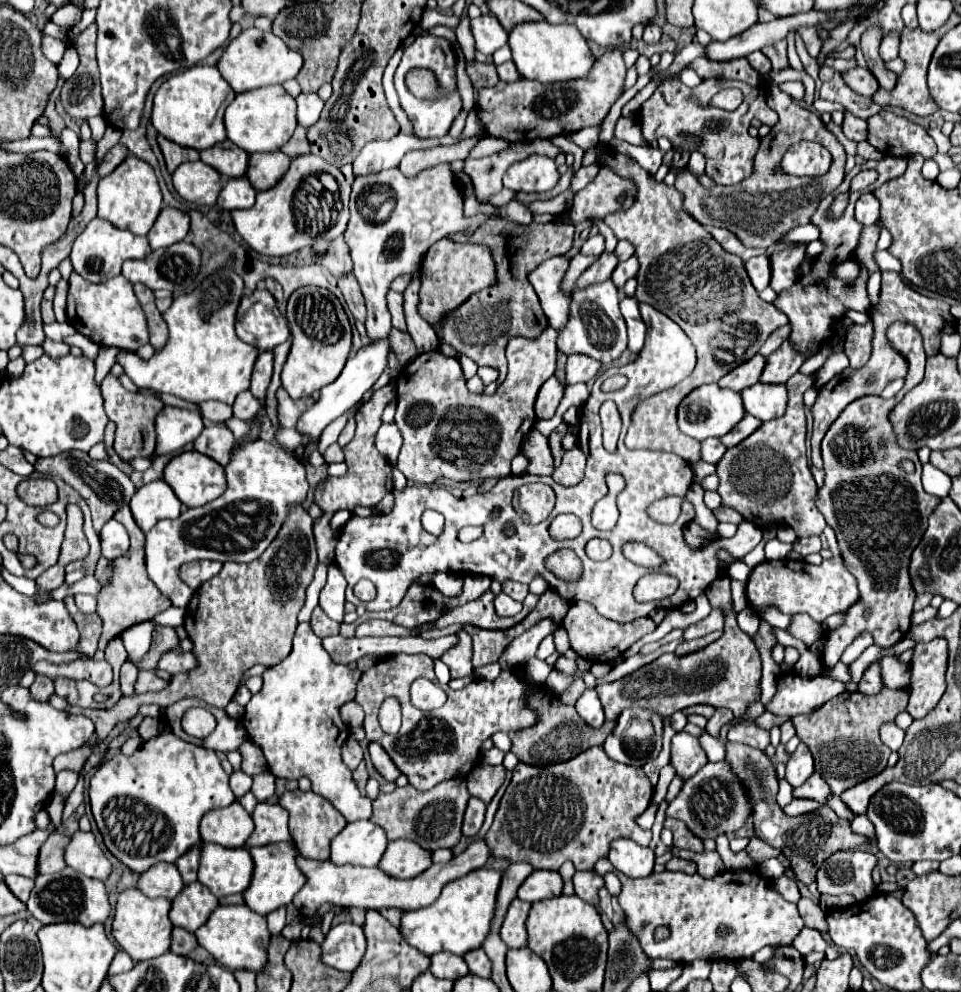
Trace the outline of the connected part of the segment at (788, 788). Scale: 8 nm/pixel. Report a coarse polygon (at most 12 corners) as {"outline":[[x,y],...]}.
{"outline":[[784,779],[779,781],[776,796],[783,809],[793,799],[793,787]]}

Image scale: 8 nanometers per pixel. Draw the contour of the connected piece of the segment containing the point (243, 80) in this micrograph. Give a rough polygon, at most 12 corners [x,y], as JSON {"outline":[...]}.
{"outline":[[251,27],[217,63],[235,93],[293,79],[301,55]]}

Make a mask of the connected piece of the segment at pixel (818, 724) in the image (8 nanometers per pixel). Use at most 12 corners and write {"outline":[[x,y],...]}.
{"outline":[[907,689],[841,693],[797,715],[815,773],[841,795],[887,767],[879,727]]}

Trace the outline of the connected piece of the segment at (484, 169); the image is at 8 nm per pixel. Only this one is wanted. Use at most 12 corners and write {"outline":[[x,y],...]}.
{"outline":[[551,139],[509,143],[507,149],[465,159],[481,205],[503,189],[509,165],[529,155],[563,153]]}

